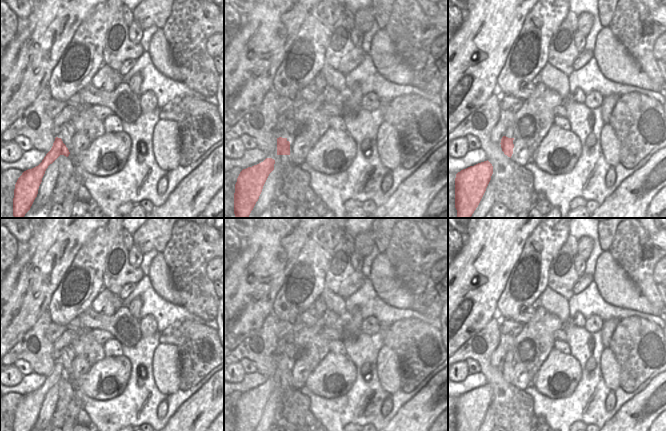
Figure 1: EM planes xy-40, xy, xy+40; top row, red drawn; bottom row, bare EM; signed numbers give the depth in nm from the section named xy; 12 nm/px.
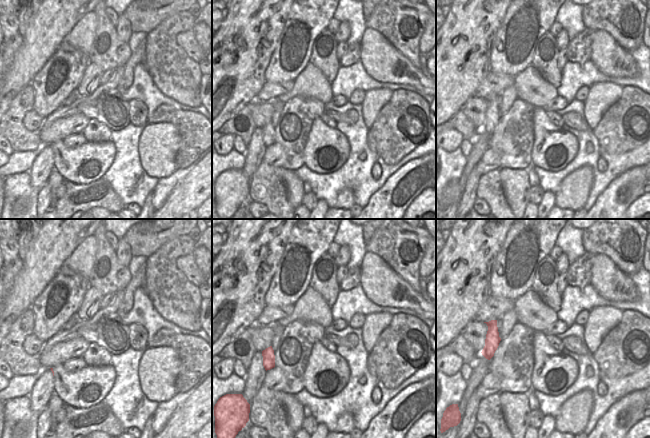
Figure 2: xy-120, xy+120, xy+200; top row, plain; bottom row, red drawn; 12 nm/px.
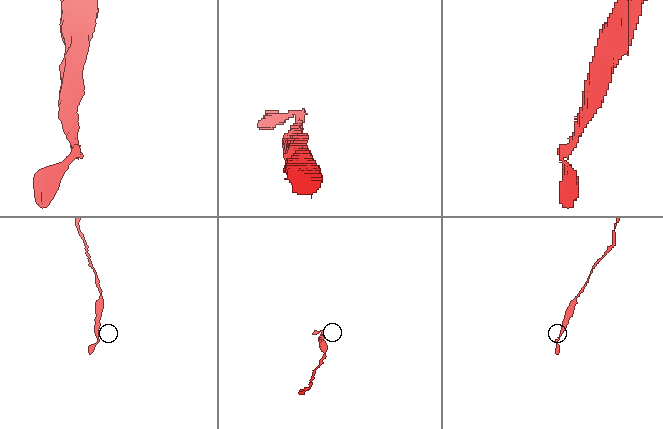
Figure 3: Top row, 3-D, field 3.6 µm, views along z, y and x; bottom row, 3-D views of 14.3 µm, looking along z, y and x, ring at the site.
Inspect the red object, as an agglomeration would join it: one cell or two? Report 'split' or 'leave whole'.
split

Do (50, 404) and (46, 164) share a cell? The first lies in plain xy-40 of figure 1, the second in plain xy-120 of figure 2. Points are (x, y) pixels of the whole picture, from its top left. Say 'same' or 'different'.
same

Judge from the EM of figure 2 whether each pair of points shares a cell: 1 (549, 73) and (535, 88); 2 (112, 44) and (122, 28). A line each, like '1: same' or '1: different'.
1: different
2: different

